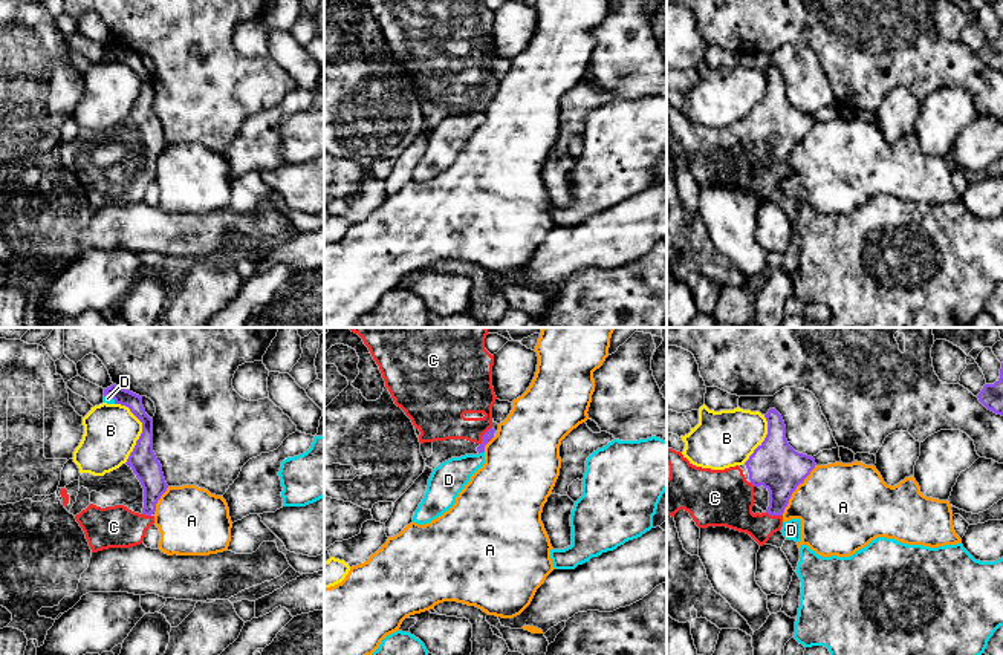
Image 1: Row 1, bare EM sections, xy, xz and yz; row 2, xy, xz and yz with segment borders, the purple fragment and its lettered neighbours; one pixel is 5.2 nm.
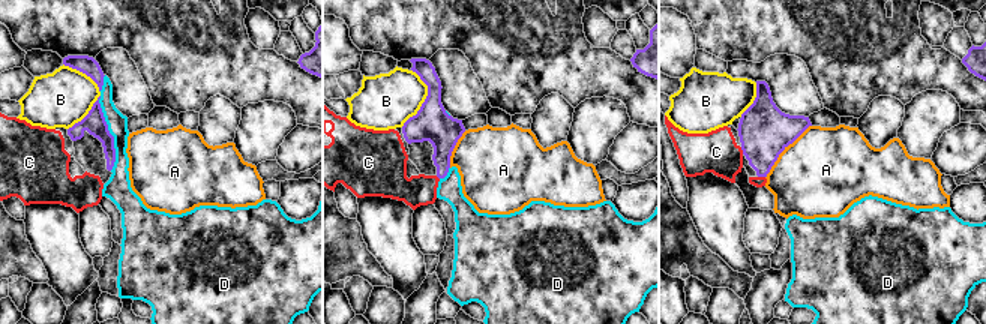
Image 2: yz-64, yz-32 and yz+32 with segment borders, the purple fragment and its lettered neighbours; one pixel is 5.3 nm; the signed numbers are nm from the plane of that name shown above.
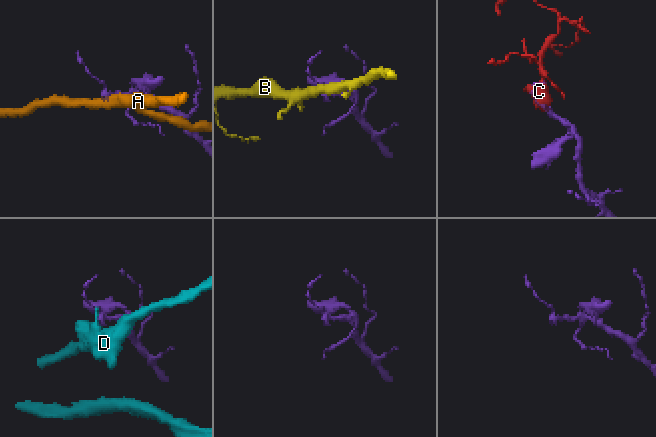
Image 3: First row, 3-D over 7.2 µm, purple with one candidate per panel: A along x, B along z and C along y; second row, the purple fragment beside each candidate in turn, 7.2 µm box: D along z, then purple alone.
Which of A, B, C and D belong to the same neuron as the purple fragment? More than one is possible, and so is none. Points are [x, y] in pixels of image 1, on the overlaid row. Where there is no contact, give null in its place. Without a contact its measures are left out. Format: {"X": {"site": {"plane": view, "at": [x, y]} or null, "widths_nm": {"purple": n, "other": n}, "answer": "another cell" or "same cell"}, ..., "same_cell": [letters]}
{"A": {"site": {"plane": "yz", "at": [795, 488]}, "widths_nm": {"purple": 260, "other": 440}, "answer": "another cell"}, "B": {"site": {"plane": "xy", "at": [142, 429]}, "widths_nm": {"purple": 140, "other": 280}, "answer": "another cell"}, "C": {"site": {"plane": "xz", "at": [482, 436]}, "widths_nm": {"purple": 50, "other": 260}, "answer": "same cell"}, "D": {"site": {"plane": "xz", "at": [480, 452]}, "widths_nm": {"purple": 50, "other": 180}, "answer": "another cell"}, "same_cell": ["C"]}

